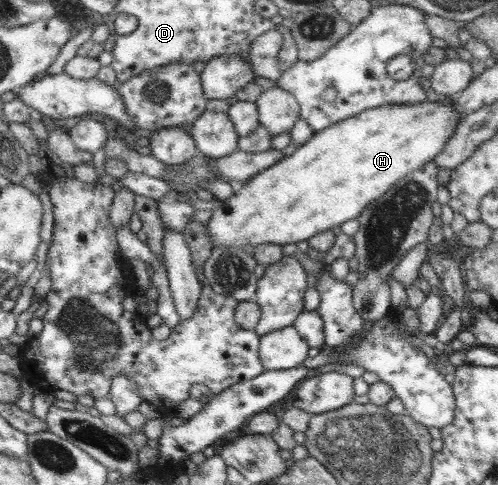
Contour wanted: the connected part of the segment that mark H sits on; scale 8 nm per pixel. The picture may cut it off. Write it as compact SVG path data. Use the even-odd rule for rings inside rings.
M442 99L438 101L424 101L424 103L398 103L398 105L384 105L384 107L376 107L376 109L368 109L366 111L360 111L358 115L352 115L344 119L344 121L334 123L330 127L326 127L322 131L315 132L306 143L301 146L298 145L296 151L292 155L285 156L281 161L277 161L271 167L268 167L265 171L258 173L255 177L252 177L245 185L238 185L226 200L219 201L220 207L214 209L212 217L208 221L208 225L205 226L206 234L209 239L218 247L240 247L244 248L245 245L262 244L274 244L274 245L286 245L286 244L298 244L302 241L307 241L319 235L320 233L332 230L336 226L342 226L343 223L357 219L367 206L376 199L384 196L390 187L395 186L400 179L403 179L406 174L412 174L420 167L424 166L424 163L435 159L436 155L440 154L444 144L448 142L448 139L454 134L456 126L460 124L460 117L456 115L456 103L448 103Z

